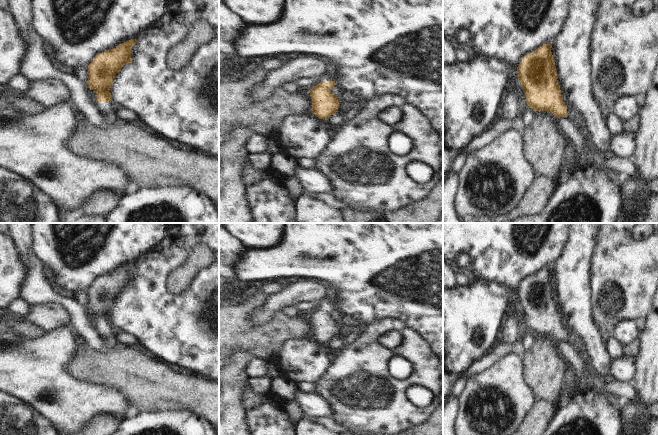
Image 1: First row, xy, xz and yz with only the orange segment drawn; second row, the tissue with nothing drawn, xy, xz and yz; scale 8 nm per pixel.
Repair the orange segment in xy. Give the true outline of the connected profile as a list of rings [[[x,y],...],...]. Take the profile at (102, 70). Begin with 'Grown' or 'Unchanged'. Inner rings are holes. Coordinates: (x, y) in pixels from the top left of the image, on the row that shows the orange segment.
Grown. [[[136,38],[128,40],[114,49],[99,53],[88,65],[88,81],[90,90],[94,90],[97,96],[96,103],[99,110],[105,114],[111,112],[109,103],[112,95],[109,92],[115,75],[121,68],[131,63],[131,48],[136,44]]]

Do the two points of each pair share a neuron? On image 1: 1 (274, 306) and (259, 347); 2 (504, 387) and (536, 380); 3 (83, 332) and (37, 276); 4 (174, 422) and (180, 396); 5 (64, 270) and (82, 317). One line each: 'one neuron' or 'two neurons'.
1: two neurons
2: two neurons
3: one neuron
4: two neurons
5: two neurons

